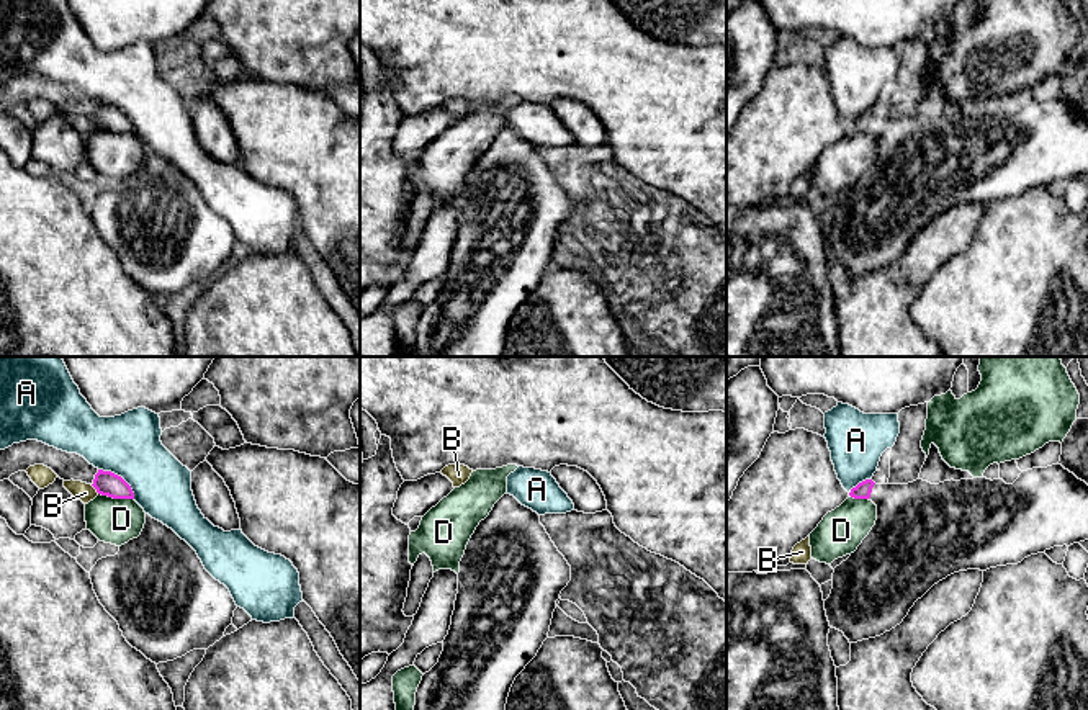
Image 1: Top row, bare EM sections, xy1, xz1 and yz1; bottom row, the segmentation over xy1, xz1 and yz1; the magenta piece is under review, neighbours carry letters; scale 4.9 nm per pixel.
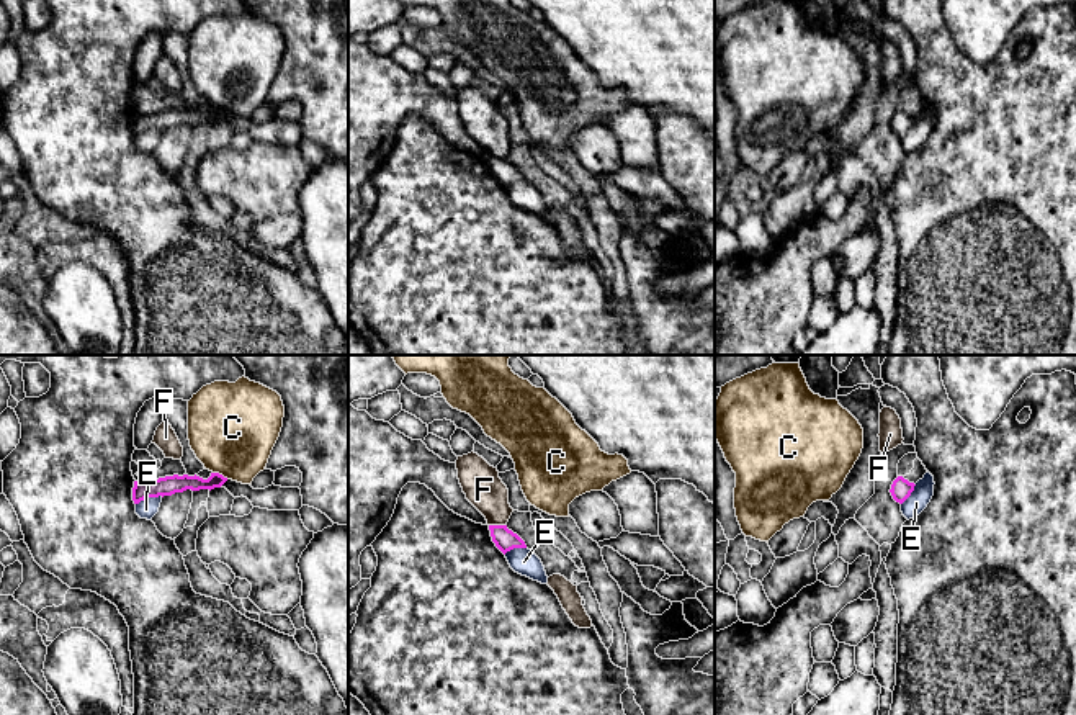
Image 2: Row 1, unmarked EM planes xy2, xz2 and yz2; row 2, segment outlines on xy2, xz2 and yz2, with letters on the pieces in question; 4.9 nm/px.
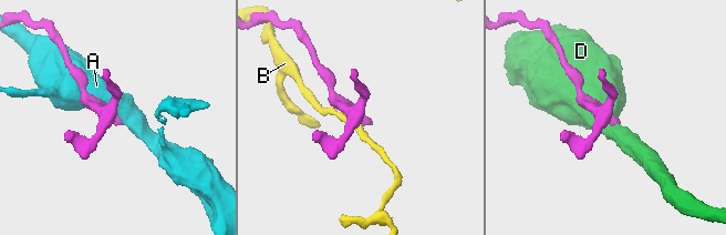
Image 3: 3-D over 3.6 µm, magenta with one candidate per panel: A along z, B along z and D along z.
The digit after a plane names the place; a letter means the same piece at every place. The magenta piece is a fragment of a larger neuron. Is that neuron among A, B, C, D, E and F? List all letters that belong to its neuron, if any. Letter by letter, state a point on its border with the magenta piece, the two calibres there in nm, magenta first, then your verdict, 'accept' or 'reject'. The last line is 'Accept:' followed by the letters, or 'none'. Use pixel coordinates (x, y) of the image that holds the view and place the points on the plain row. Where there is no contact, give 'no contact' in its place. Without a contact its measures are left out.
A: meets magenta in xy1 at (120, 110); 120 nm thick on the magenta side, 300 nm on the other; reject
B: meets magenta in xy1 at (95, 121); 120 nm thick on the magenta side, 90 nm on the other; reject
C: meets magenta in xy2 at (221, 108); 90 nm thick on the magenta side, 440 nm on the other; reject
D: meets magenta in xy1 at (116, 131); 120 nm thick on the magenta side, 220 nm on the other; reject
E: meets magenta in xy2 at (149, 130); 100 nm thick on the magenta side, 100 nm on the other; reject
F: meets magenta in xz2 at (497, 159); 110 nm thick on the magenta side, 190 nm on the other; reject
Accept: none

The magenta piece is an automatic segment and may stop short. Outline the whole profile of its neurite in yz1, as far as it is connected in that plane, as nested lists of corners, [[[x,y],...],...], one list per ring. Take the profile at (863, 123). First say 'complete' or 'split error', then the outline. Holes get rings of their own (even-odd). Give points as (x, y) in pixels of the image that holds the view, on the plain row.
split error; [[[1062,98],[1023,105],[1013,118],[983,110],[939,118],[923,113],[908,118],[875,118],[865,113],[852,121],[849,129],[869,133],[877,139],[875,159],[857,183],[834,201],[833,222],[825,234],[829,260],[843,265],[849,276],[880,270],[900,258],[918,232],[954,206],[1018,198],[1054,180],[1088,173],[1088,118]]]

